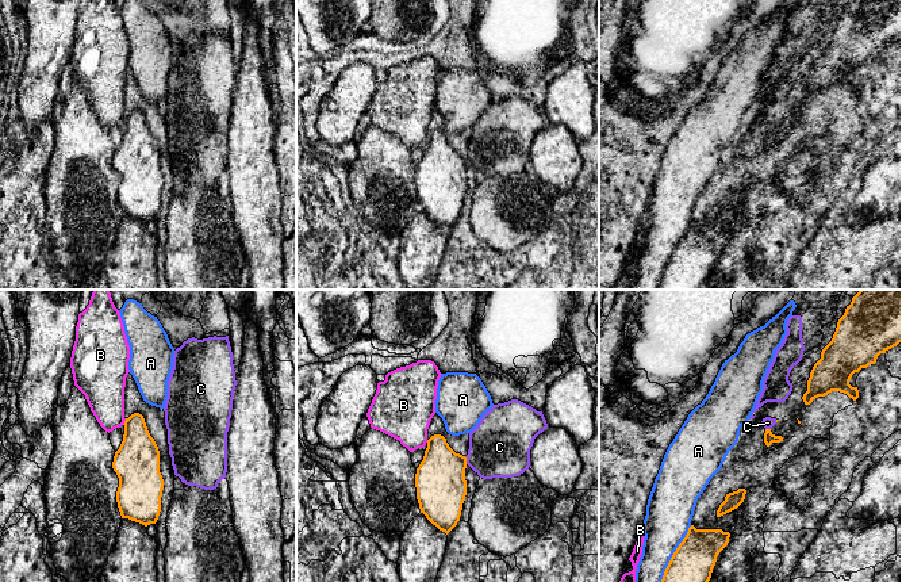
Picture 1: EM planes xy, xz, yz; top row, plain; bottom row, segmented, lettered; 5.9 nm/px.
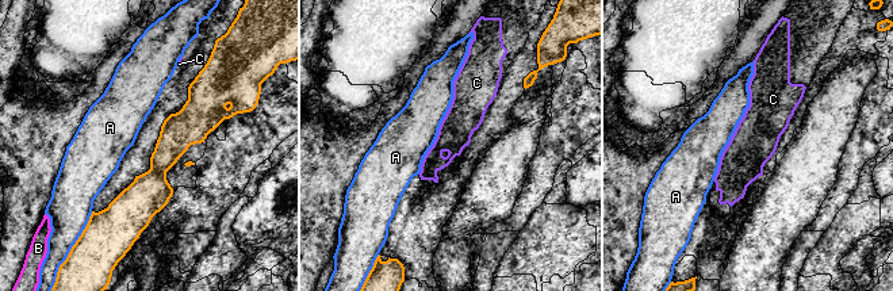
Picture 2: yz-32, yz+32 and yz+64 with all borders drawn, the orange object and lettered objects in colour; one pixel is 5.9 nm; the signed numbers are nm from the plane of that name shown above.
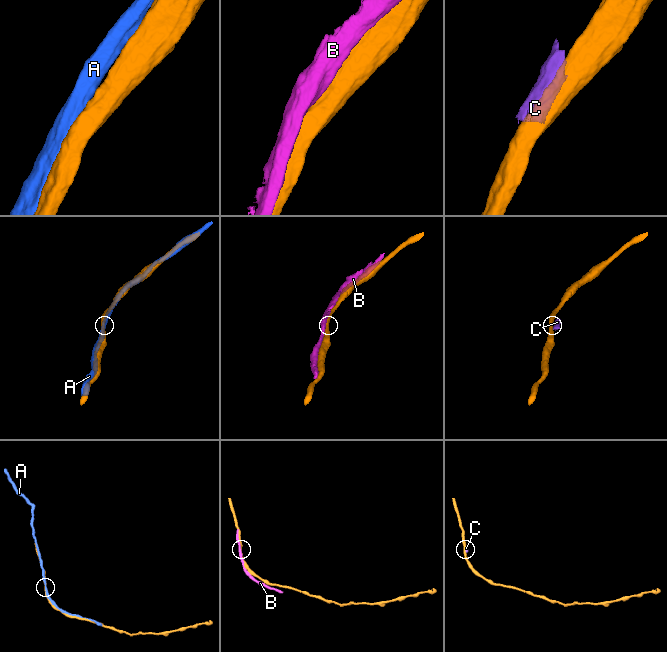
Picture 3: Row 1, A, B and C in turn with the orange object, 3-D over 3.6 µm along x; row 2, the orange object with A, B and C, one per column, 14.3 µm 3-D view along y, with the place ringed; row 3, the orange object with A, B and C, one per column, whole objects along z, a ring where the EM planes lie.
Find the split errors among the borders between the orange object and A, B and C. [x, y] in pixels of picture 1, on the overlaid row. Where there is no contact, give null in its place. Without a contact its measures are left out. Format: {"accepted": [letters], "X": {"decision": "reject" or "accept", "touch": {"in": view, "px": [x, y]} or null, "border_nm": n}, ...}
{"accepted": [], "A": {"decision": "reject", "touch": {"in": "yz", "px": [674, 554]}, "border_nm": 380}, "B": {"decision": "reject", "touch": {"in": "xy", "px": [125, 421]}, "border_nm": 50}, "C": {"decision": "reject", "touch": {"in": "xz", "px": [465, 460]}, "border_nm": 50}}

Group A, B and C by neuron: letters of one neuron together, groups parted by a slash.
A / B / C

